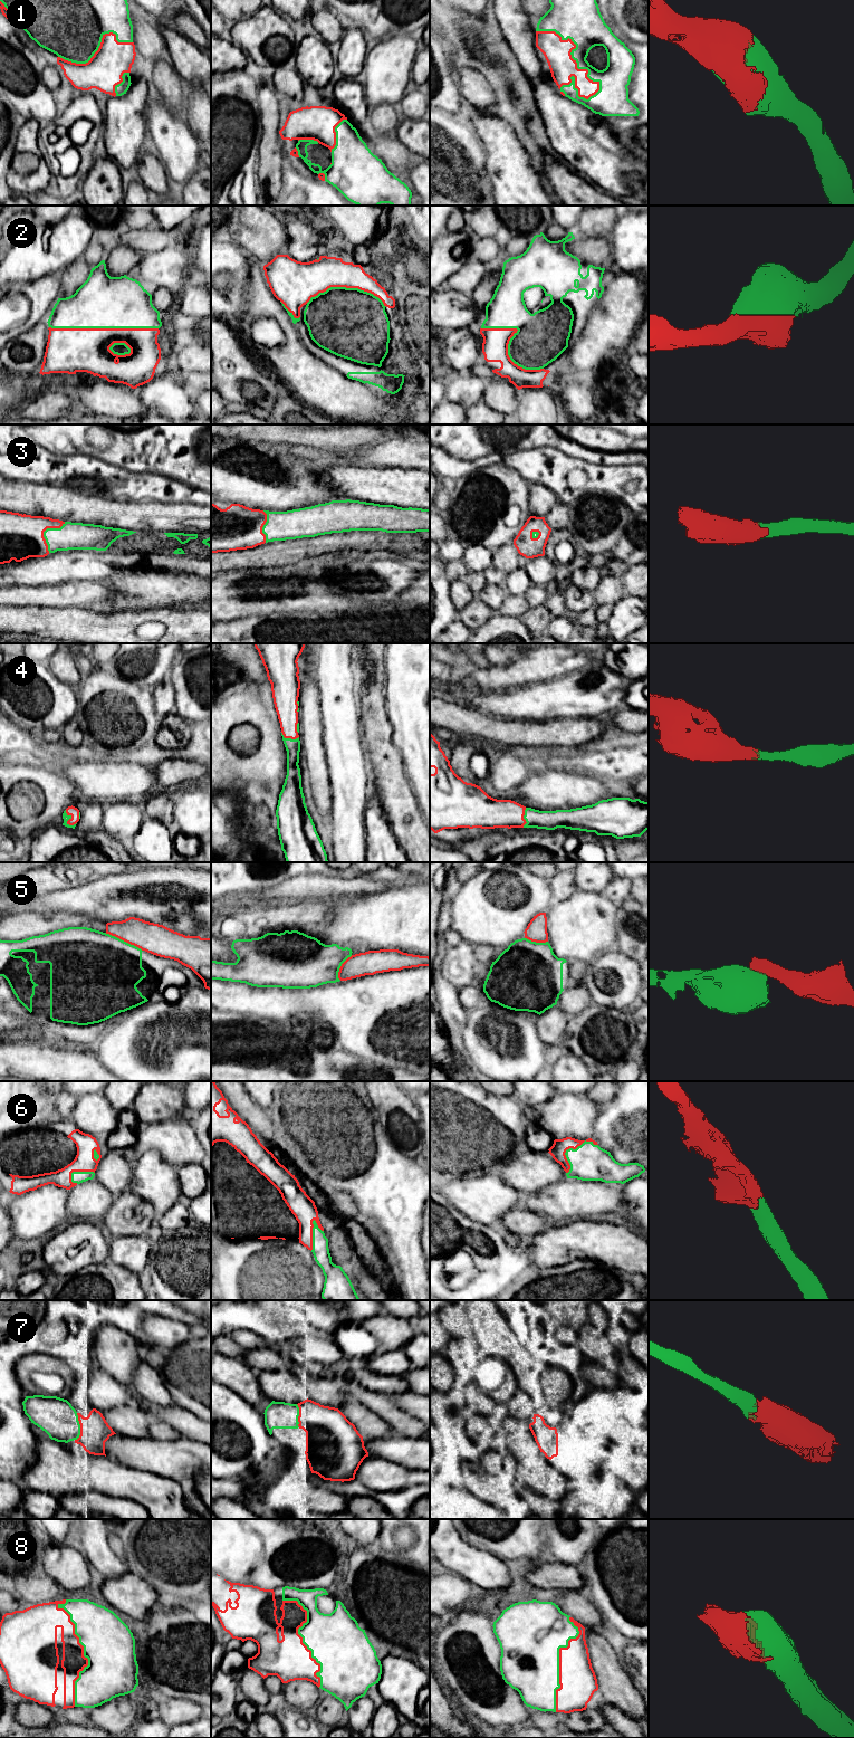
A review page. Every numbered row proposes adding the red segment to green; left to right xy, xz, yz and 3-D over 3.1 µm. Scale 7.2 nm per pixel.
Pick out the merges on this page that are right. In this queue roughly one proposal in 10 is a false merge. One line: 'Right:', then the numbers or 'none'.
Right: 1, 2, 3, 4, 6, 7, 8

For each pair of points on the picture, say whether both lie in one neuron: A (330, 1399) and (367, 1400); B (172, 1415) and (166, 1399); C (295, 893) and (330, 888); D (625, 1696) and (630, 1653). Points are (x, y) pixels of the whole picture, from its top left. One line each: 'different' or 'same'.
A: different
B: different
C: same
D: different

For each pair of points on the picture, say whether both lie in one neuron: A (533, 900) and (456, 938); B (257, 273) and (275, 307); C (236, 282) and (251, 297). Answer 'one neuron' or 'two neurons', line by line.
A: two neurons
B: one neuron
C: two neurons

